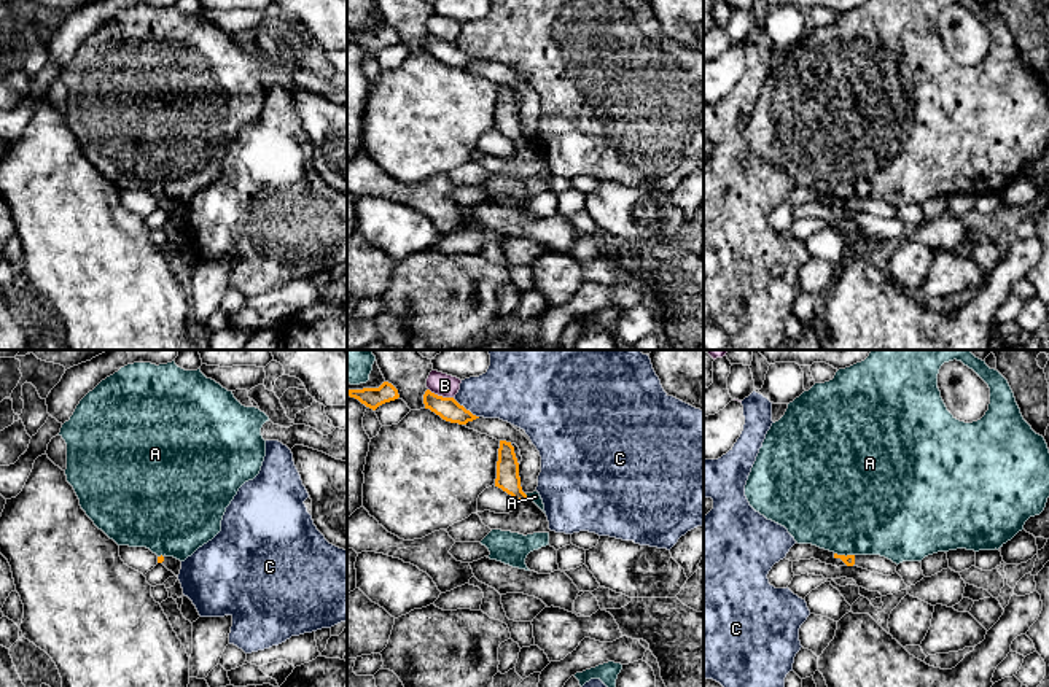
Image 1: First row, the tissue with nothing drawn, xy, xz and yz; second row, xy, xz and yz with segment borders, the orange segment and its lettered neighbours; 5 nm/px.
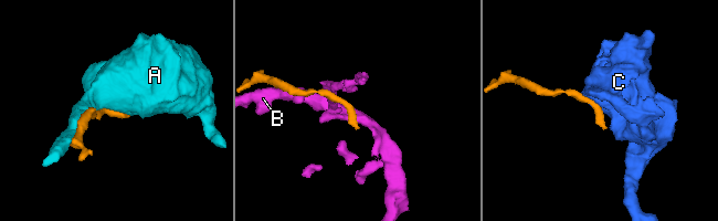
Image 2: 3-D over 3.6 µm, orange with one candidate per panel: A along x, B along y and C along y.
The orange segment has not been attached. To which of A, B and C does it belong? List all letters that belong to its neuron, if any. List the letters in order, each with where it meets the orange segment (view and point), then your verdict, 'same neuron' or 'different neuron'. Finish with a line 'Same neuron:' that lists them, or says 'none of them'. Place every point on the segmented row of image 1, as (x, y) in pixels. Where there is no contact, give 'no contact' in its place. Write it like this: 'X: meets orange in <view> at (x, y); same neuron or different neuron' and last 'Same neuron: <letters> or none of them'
A: meets orange in yz at (844, 555); different neuron
B: meets orange in xz at (441, 396); different neuron
C: meets orange in xz at (464, 407); different neuron
Same neuron: none of them

